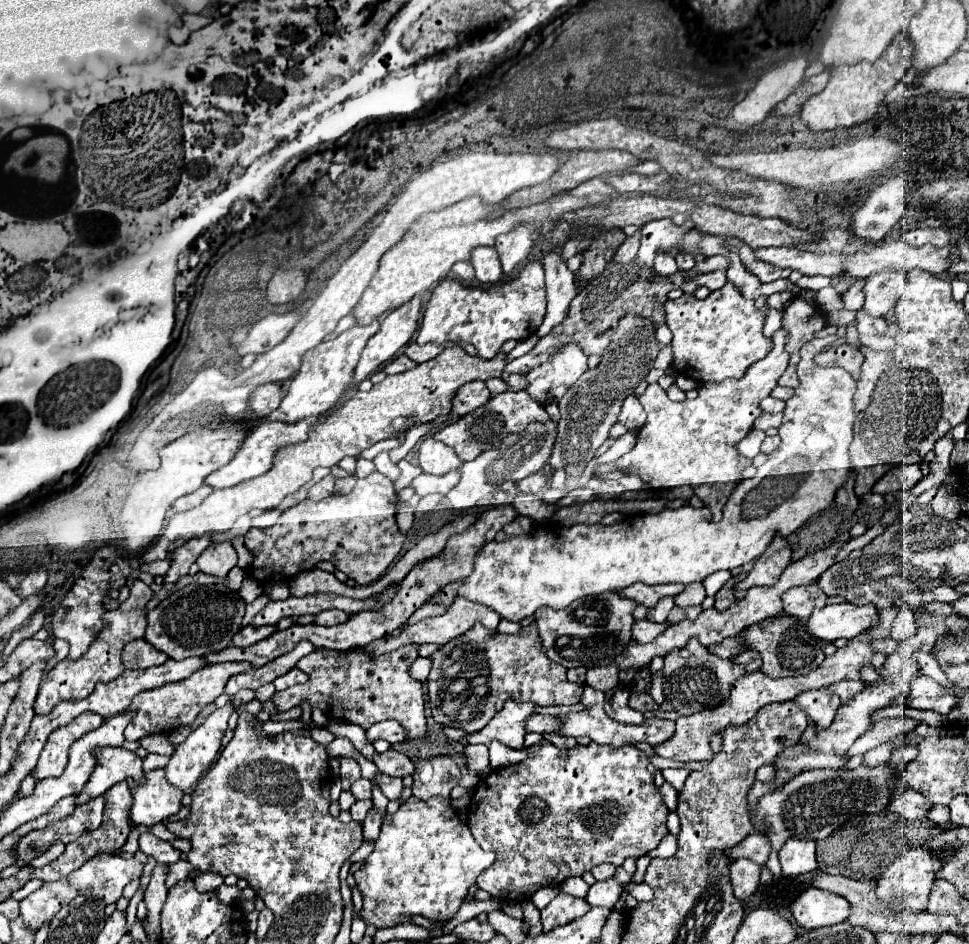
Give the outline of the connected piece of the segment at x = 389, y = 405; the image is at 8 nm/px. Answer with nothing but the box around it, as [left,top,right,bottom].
[144,348,508,562]

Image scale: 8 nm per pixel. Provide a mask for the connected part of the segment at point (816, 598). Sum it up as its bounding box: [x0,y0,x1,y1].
[782,586,826,618]

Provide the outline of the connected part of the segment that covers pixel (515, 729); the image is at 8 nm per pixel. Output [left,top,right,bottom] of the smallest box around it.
[464,700,536,750]

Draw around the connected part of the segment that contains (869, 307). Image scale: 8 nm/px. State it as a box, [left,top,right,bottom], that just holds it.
[864,270,904,316]

